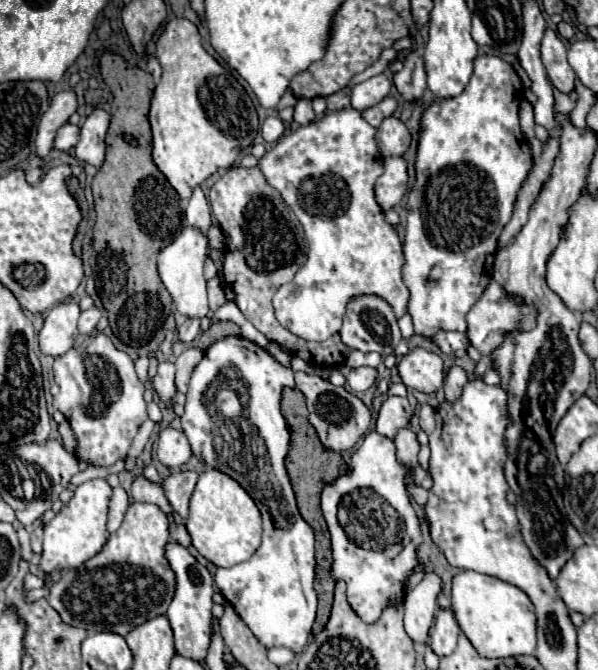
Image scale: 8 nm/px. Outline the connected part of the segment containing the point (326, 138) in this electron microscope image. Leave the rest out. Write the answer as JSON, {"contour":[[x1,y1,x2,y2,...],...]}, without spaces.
{"contour":[[353,107,325,113,321,119,303,125,289,135,283,135,275,147,259,159,259,167,269,185,275,187,283,201,293,209,303,225,309,241,305,265,297,271,291,283,281,285,273,297,277,321,305,341,325,341,341,329,347,303,355,295,373,293,383,297,397,317,407,313,409,291,401,279,403,247,395,227,385,223,383,211,375,201,375,181,383,173,383,157,379,155,375,129]]}

